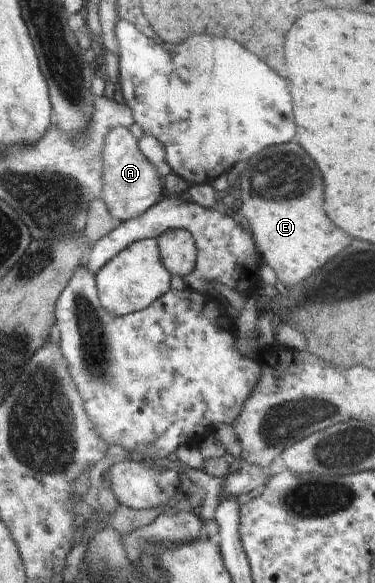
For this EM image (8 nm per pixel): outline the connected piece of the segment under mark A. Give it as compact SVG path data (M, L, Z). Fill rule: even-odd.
M126 127L112 128L107 134L101 157L104 161L102 201L119 223L143 215L166 194L160 173L143 155L138 139Z

